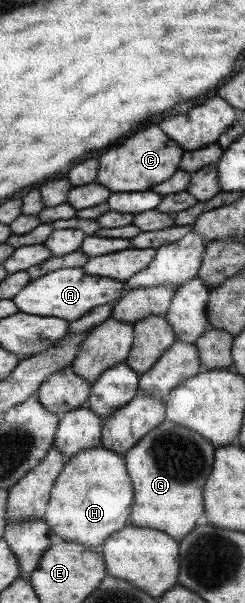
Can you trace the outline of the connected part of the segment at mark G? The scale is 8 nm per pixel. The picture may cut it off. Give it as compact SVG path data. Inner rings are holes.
M167 419L143 435L122 456L133 489L127 524L163 531L179 542L201 516L201 492L214 452L215 447L201 435Z

